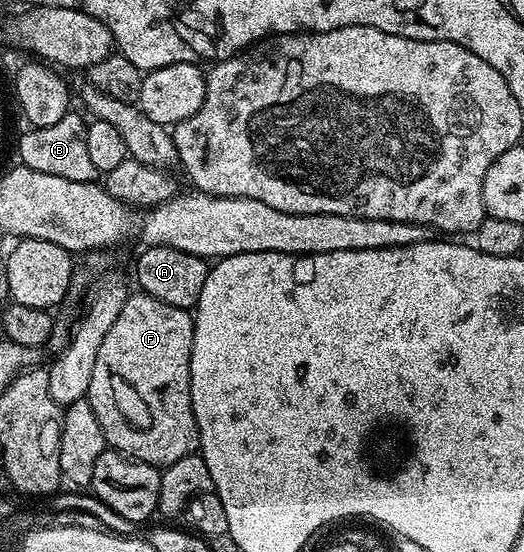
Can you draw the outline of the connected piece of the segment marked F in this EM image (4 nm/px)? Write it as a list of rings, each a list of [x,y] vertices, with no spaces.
[[[142,293],[128,294],[121,313],[117,313],[117,321],[109,325],[109,333],[105,333],[101,349],[97,349],[97,361],[87,390],[87,404],[97,413],[97,425],[101,425],[108,448],[160,469],[198,452],[199,430],[191,408],[189,373],[194,332],[195,320],[188,308],[165,305],[165,301]]]

